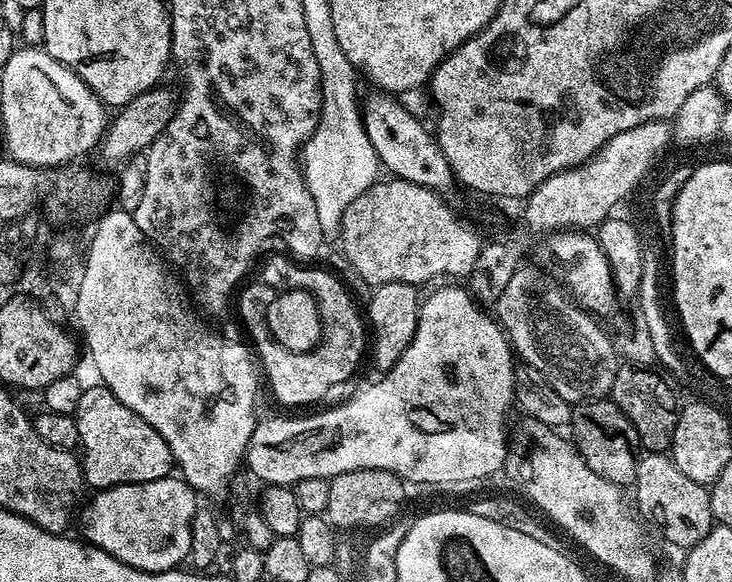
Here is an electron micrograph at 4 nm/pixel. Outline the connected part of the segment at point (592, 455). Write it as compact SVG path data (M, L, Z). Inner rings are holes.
M611 398L575 405L572 409L571 428L570 436L576 450L586 462L586 466L594 470L594 474L606 478L611 484L635 485L641 458L640 439L630 418L626 418L626 414L618 410Z

